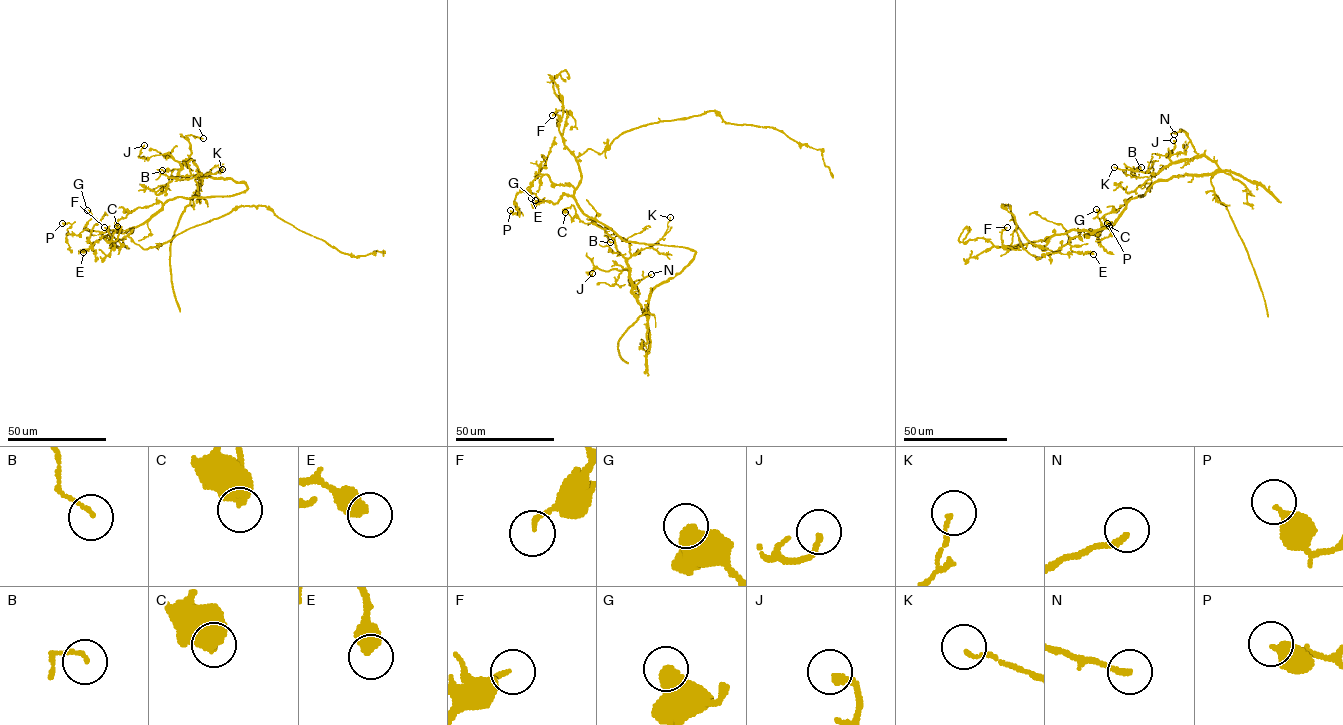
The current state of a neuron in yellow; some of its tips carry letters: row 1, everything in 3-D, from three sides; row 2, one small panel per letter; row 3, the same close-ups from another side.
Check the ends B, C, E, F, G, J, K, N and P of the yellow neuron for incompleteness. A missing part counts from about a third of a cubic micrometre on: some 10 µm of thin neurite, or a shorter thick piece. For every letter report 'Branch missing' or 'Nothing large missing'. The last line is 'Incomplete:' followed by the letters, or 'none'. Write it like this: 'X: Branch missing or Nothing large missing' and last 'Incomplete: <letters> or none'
B: Nothing large missing
C: Nothing large missing
E: Nothing large missing
F: Nothing large missing
G: Nothing large missing
J: Nothing large missing
K: Nothing large missing
N: Nothing large missing
P: Nothing large missing
Incomplete: none

